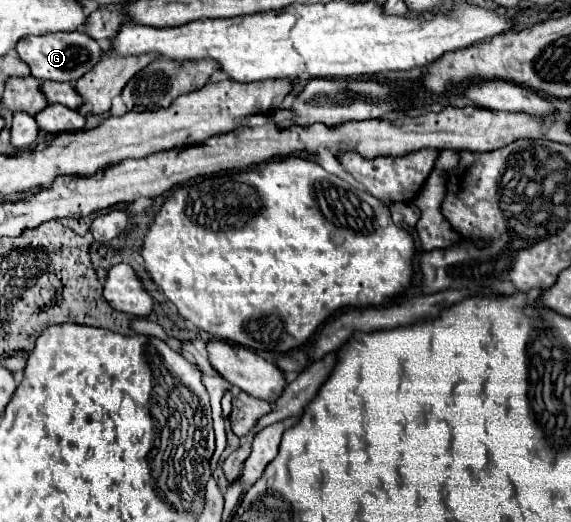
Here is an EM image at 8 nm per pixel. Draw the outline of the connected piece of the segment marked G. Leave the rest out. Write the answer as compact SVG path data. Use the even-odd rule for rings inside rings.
M55 32L43 36L27 36L17 44L19 58L31 68L31 74L39 80L57 80L71 82L79 80L79 76L87 74L101 60L101 46L87 36L85 32Z

